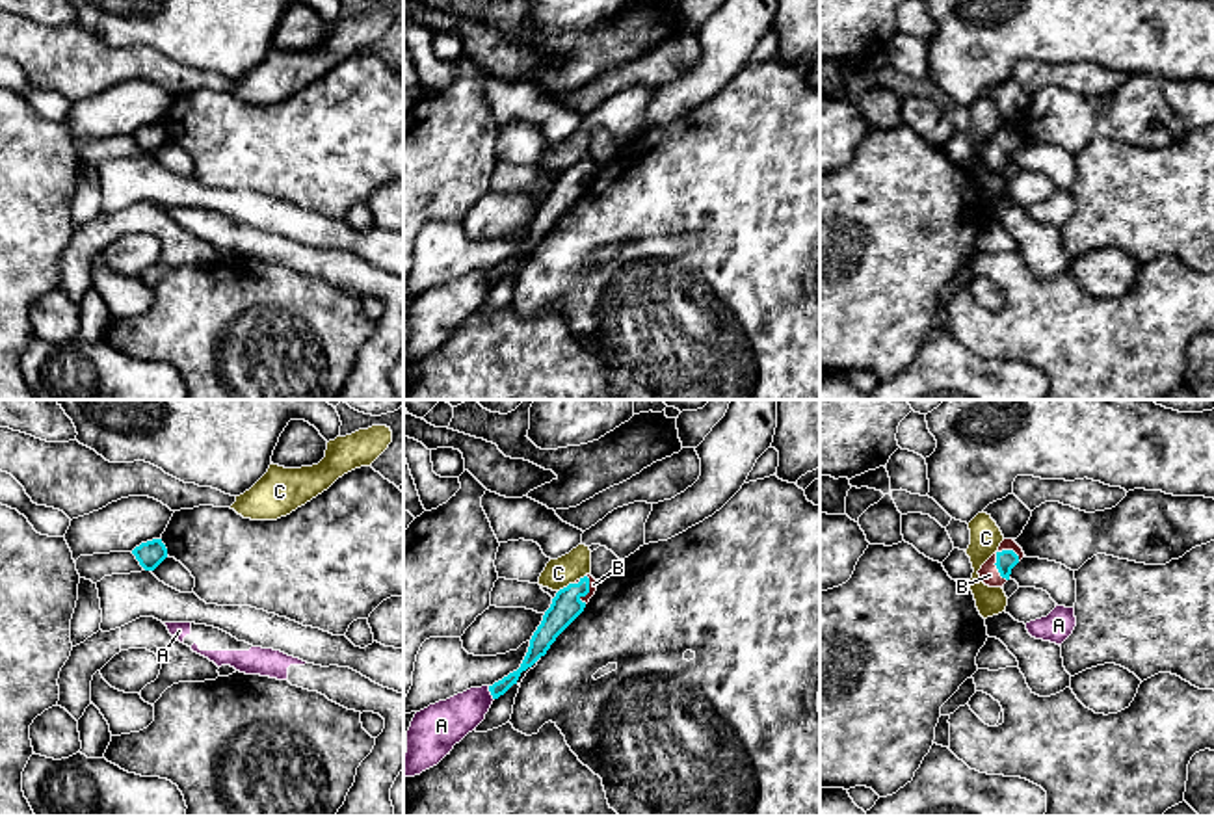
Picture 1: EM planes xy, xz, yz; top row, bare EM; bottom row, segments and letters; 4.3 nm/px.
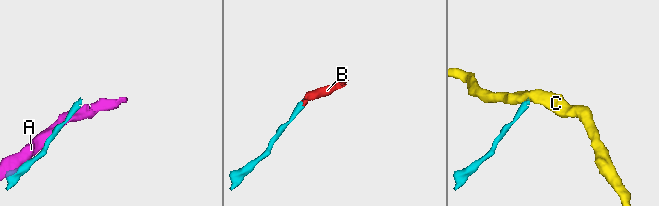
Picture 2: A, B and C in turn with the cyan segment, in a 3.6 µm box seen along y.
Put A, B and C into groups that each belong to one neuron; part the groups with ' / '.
A / B / C

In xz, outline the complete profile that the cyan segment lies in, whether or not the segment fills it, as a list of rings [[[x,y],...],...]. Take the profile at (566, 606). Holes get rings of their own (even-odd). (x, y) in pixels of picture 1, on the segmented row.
[[[586,574],[556,593],[541,625],[530,639],[530,647],[521,667],[489,686],[493,699],[504,695],[513,684],[517,684],[522,671],[547,654],[556,638],[584,612],[586,604],[597,591],[597,586],[597,580],[591,574]]]

